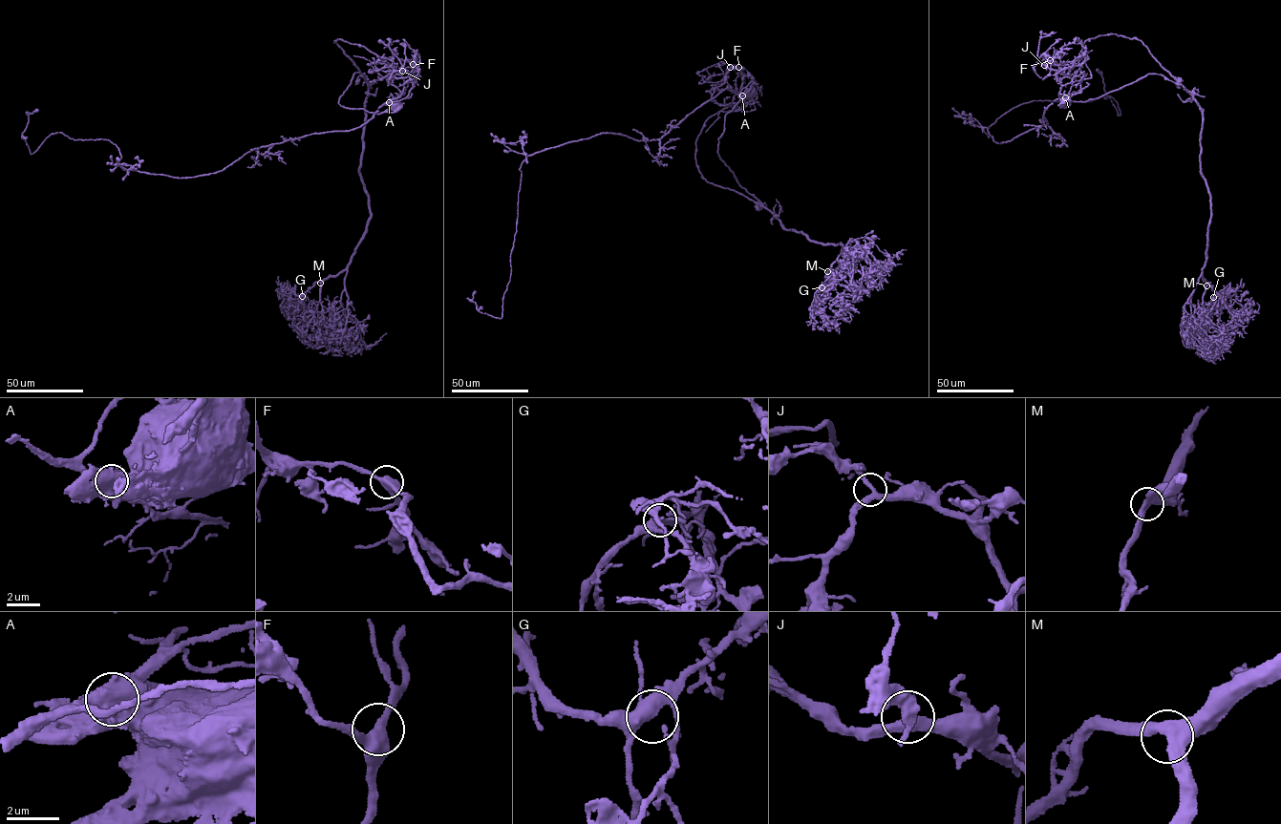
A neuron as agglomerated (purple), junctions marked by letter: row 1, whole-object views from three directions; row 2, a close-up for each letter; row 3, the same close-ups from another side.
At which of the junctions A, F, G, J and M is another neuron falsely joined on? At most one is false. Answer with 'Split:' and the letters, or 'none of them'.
Split: A

